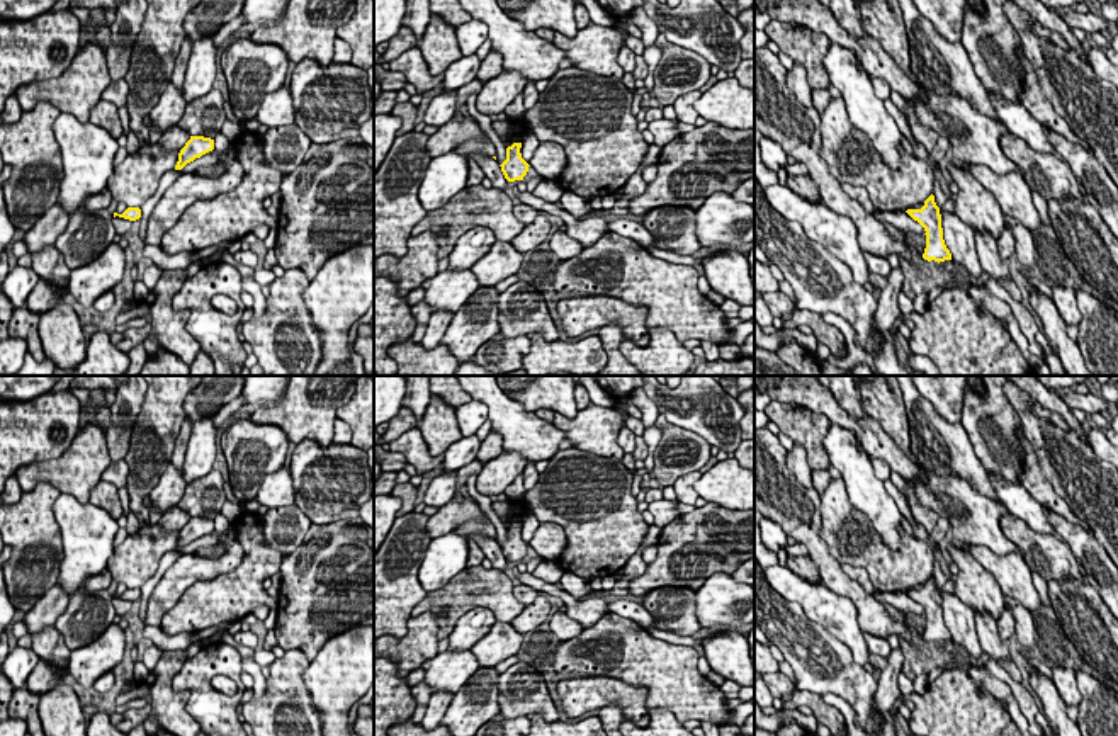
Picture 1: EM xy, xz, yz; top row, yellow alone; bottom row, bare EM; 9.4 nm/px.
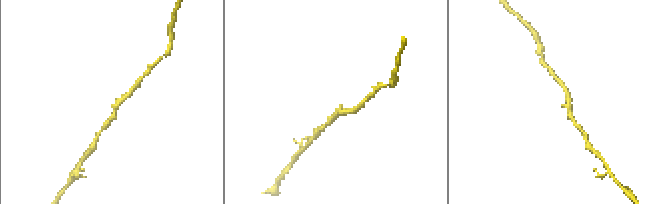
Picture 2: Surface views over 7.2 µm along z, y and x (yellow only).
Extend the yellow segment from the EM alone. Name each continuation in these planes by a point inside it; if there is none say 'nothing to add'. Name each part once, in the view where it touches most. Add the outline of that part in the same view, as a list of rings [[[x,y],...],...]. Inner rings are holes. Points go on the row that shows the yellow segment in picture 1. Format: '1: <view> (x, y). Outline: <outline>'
nothing to add

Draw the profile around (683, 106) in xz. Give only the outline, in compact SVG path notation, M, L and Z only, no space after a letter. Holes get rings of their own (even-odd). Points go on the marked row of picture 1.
M700 90L688 92L680 95L675 102L675 112L680 122L695 124L698 112L693 109L693 104L702 97Z

